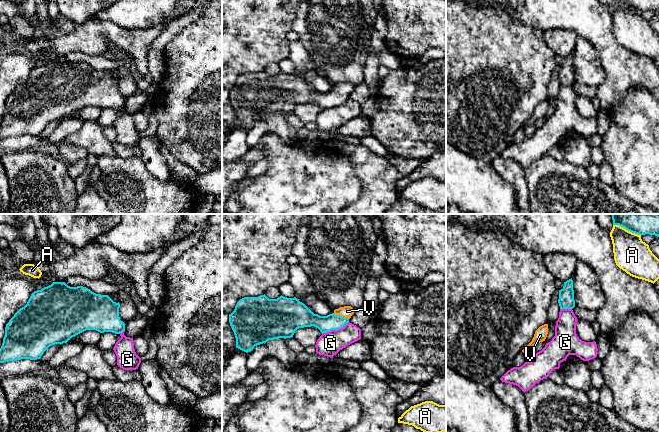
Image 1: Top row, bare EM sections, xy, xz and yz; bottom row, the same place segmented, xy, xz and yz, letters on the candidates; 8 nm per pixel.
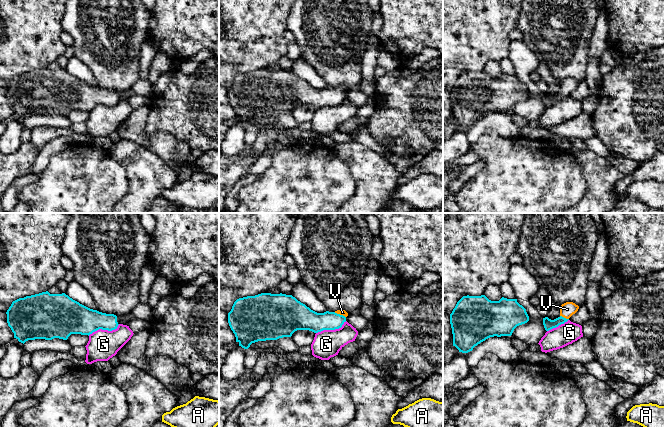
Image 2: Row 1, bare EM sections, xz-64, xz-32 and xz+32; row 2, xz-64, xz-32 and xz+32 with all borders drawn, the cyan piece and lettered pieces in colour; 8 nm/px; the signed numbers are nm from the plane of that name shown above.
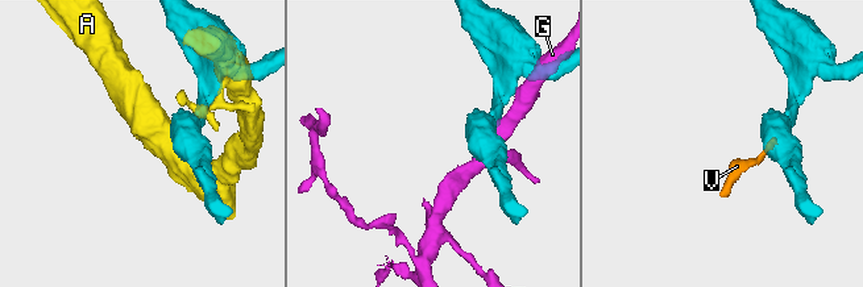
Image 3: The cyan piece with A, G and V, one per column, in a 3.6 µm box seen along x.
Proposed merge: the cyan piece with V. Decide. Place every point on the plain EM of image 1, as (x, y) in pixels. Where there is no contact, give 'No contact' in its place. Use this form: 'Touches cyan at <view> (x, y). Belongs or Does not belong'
Touches cyan at xz (340, 92). Belongs

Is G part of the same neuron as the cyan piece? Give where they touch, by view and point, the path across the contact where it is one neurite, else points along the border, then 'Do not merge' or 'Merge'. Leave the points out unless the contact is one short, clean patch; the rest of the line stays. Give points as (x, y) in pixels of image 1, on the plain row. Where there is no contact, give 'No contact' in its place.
Touches cyan at xz (335, 105). Boundary: xz (348, 97), (342, 103), (331, 105), (322, 110). Do not merge

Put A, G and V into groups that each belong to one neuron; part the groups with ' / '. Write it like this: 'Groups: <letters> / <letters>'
Groups: A / G / V

